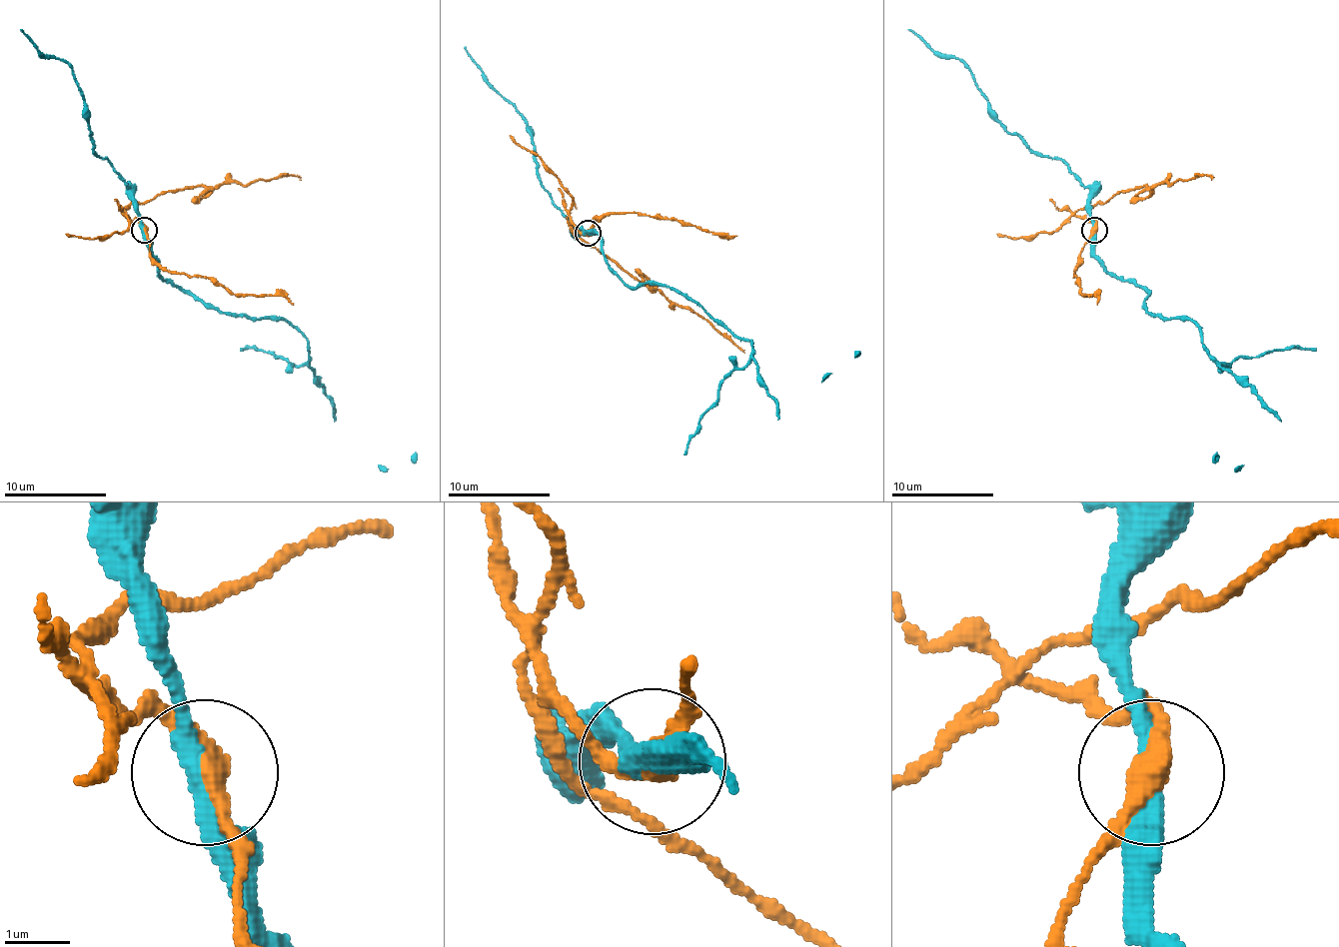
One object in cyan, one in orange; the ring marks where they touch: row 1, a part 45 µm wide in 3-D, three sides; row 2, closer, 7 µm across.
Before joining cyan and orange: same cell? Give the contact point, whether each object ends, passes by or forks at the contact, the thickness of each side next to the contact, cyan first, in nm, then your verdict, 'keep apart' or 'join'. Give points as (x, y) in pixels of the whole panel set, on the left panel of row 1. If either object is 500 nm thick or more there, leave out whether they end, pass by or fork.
place (144, 230); cyan passes by; orange passes by; calibres 360 and 320 nm; keep apart

